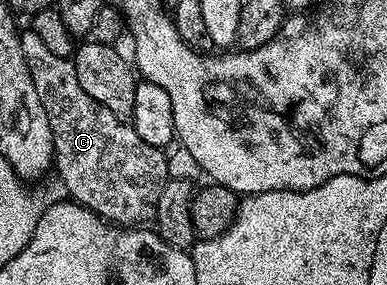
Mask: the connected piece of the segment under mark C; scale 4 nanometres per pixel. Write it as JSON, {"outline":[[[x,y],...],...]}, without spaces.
{"outline":[[[31,27],[20,33],[20,46],[22,55],[26,55],[26,67],[30,67],[30,79],[38,91],[38,99],[42,99],[42,107],[46,107],[46,119],[50,119],[54,173],[60,176],[68,192],[65,194],[105,221],[120,227],[140,227],[155,222],[162,187],[170,180],[165,150],[146,143],[146,139],[141,139],[127,120],[115,117],[109,109],[90,99],[90,95],[82,91],[82,83],[78,83],[75,60],[54,55],[54,51],[48,50],[42,39],[34,35]]]}

